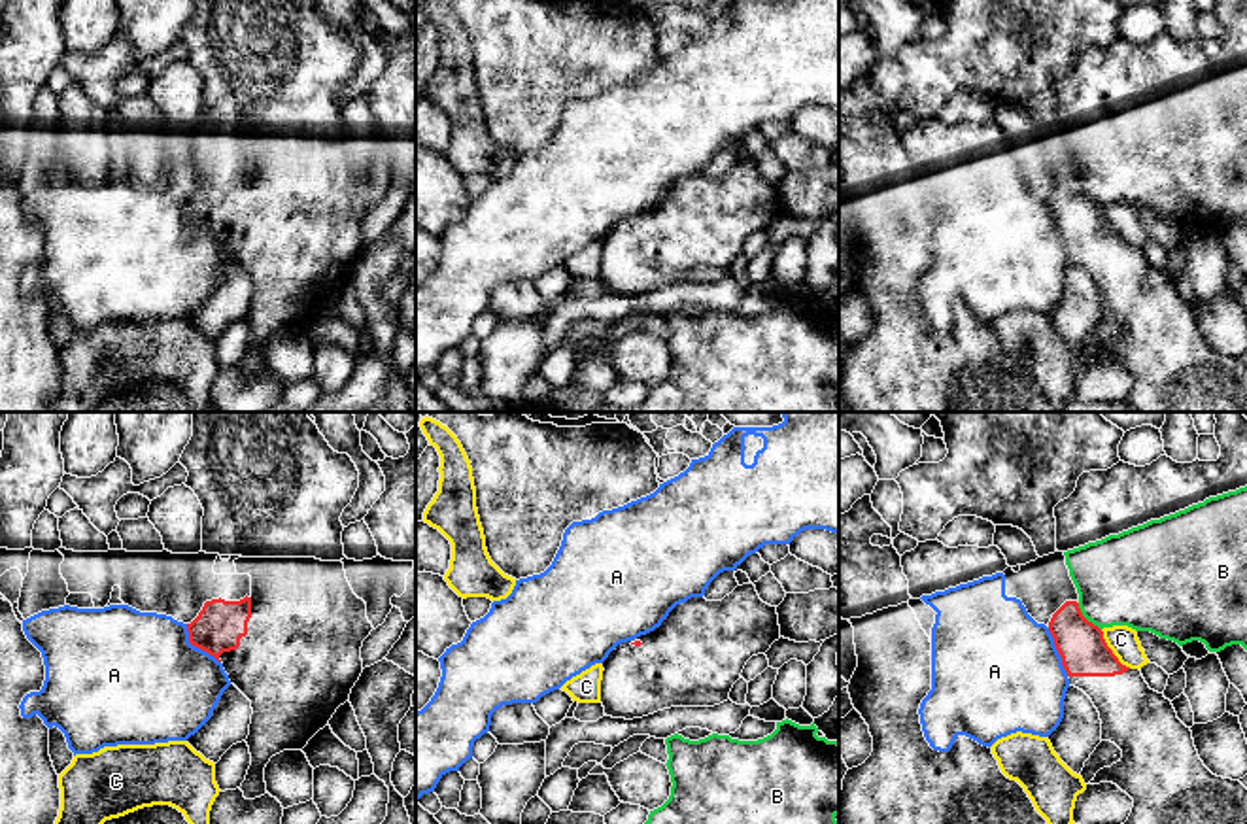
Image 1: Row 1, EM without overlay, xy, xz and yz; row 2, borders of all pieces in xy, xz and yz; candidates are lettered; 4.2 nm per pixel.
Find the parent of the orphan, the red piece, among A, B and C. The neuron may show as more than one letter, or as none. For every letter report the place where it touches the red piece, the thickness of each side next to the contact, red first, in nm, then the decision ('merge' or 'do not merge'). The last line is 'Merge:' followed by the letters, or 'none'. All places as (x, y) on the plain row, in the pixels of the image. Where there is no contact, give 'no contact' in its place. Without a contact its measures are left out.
A: xy (197, 223) | 200/480 nm | do not merge
B: yz (1085, 195) | 200/400 nm | do not merge
C: yz (1111, 227) | 200/120 nm | do not merge
Merge: none

